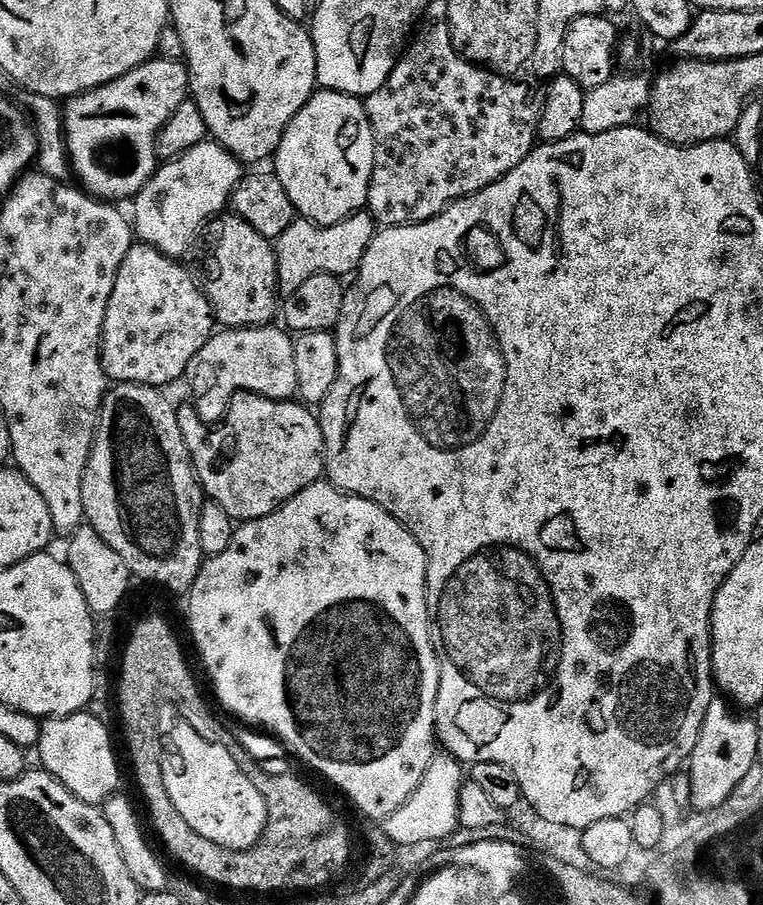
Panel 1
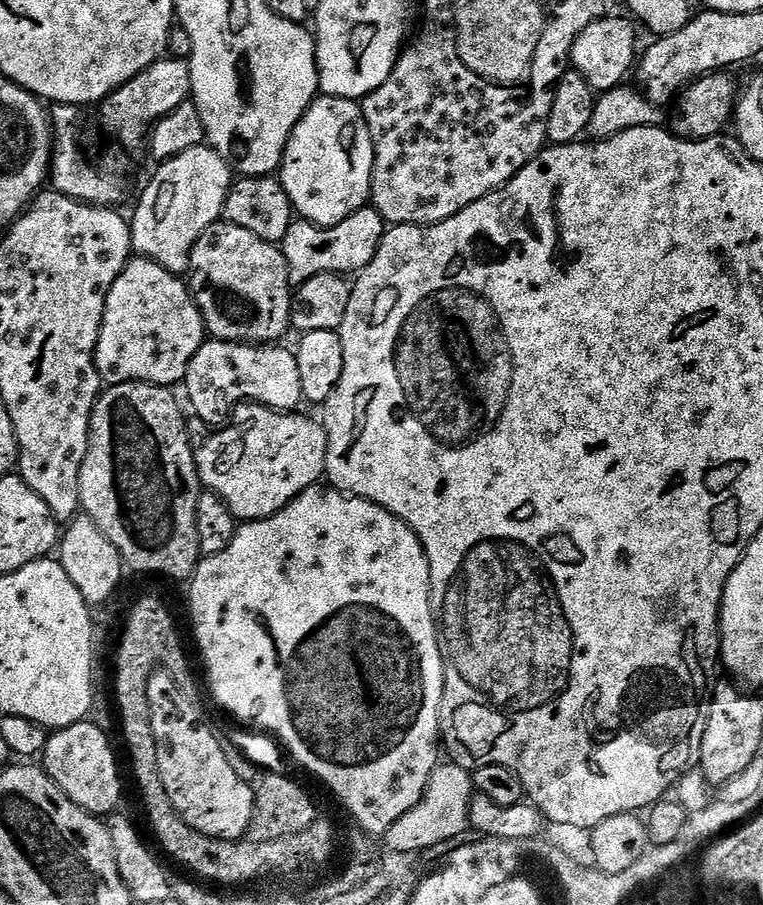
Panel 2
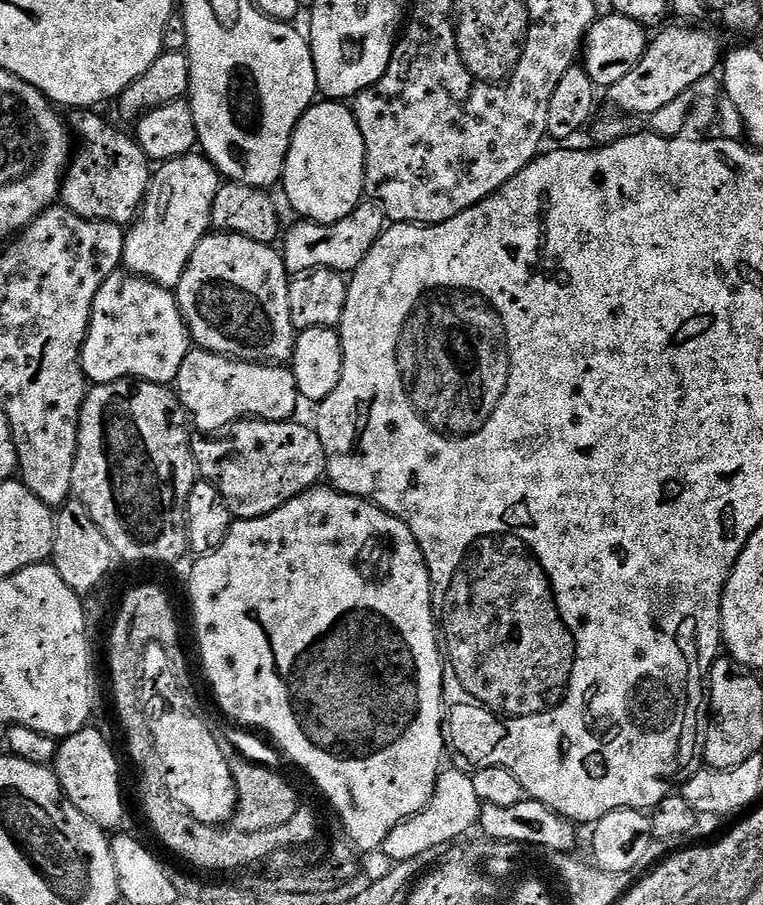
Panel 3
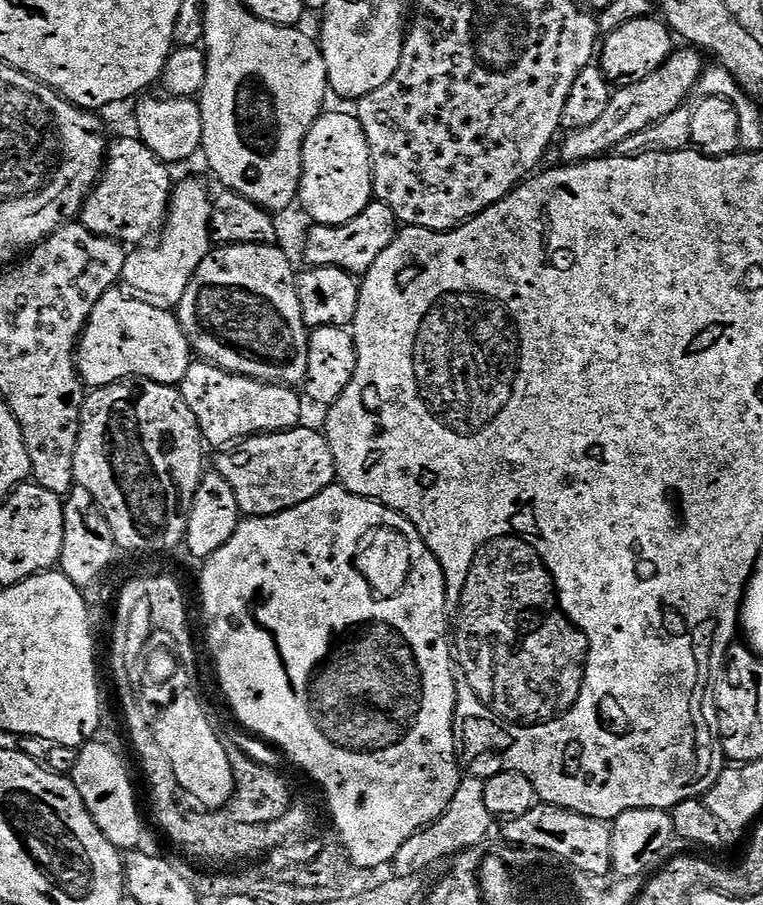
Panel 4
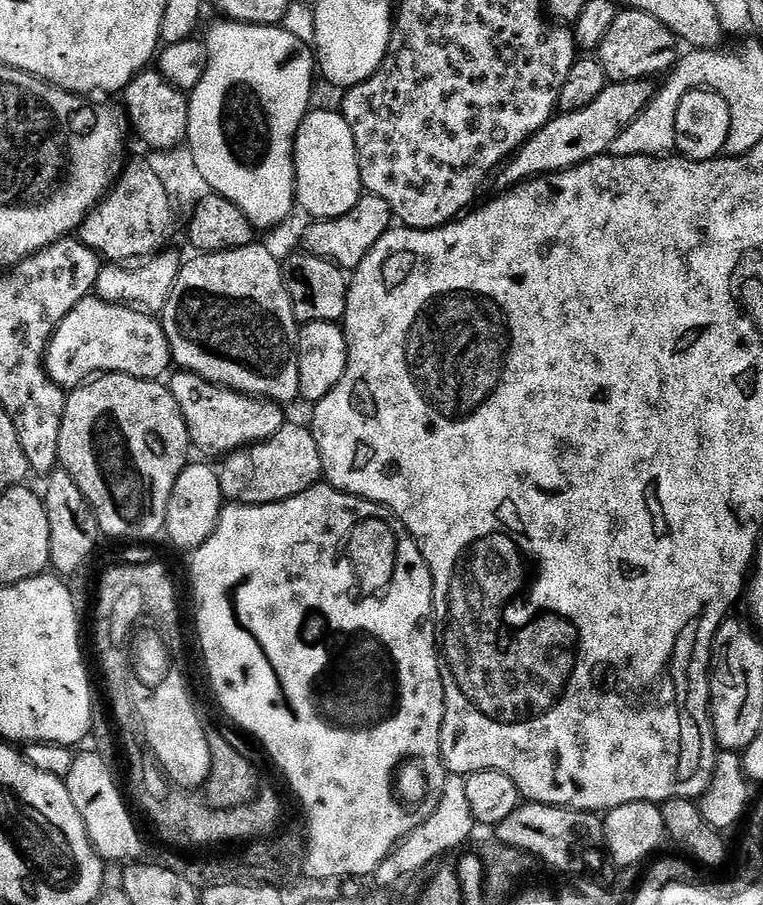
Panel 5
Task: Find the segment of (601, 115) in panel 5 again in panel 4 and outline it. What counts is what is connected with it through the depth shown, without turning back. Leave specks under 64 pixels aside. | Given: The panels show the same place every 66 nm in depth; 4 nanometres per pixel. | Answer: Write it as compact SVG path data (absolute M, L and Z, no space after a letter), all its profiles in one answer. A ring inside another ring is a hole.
M680 46L673 51L664 64L658 66L646 78L633 80L617 87L613 91L606 110L596 122L585 128L569 131L564 141L561 139L560 160L565 164L578 164L582 160L594 160L605 155L609 150L615 149L626 138L635 132L650 128L664 116L670 115L676 108L685 103L684 100L693 91L696 81L706 68L705 57L691 46Z

